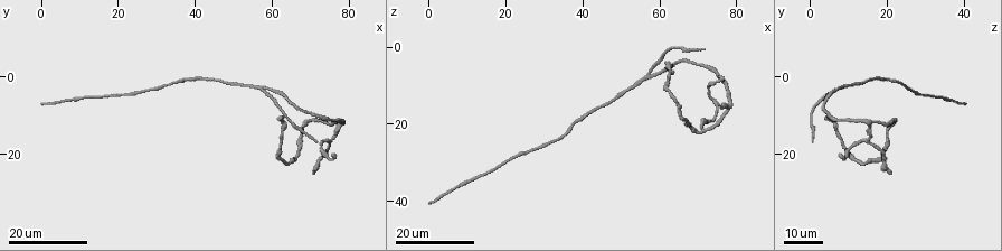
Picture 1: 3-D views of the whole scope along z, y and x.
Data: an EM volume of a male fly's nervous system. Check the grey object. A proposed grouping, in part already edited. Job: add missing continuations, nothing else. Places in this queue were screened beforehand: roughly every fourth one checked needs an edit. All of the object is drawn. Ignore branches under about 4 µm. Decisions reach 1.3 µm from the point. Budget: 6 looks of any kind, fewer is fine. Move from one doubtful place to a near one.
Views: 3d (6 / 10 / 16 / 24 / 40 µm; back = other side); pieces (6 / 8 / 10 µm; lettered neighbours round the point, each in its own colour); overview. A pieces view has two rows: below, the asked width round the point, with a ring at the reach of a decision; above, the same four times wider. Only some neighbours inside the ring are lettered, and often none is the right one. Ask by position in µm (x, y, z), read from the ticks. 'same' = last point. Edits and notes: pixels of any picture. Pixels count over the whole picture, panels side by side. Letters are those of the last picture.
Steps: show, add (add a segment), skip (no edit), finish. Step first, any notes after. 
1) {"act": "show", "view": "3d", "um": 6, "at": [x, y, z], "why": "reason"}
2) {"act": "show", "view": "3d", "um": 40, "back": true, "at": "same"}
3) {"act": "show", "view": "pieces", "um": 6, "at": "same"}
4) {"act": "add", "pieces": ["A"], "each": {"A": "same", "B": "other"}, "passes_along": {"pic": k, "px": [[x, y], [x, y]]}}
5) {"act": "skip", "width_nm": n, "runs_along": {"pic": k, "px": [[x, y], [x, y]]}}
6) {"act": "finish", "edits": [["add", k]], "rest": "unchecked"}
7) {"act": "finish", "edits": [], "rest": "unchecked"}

{"act": "show", "view": "3d", "um": 16, "at": [0.0, 7.0, 40.0], "why": "long arm stops here"}

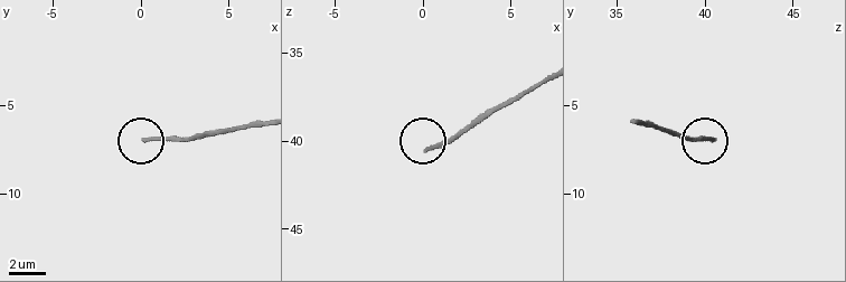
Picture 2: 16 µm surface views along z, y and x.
{"act": "show", "view": "pieces", "um": 6, "at": [0.2, 7.0, 40.4], "why": "see the neighbours"}

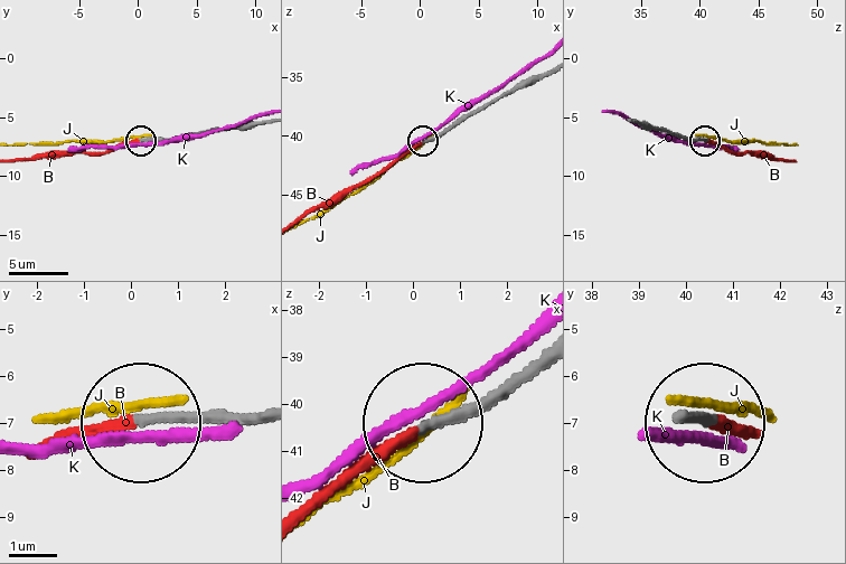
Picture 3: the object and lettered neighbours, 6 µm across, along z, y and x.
{"act": "add", "pieces": ["B"], "each": {"B": "same", "J": "other", "K": "other"}, "found": "the cell continues"}

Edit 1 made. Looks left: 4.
{"act": "show", "view": "3d", "um": 16, "at": [62.0, 10.5, 4.0], "why": "free end"}

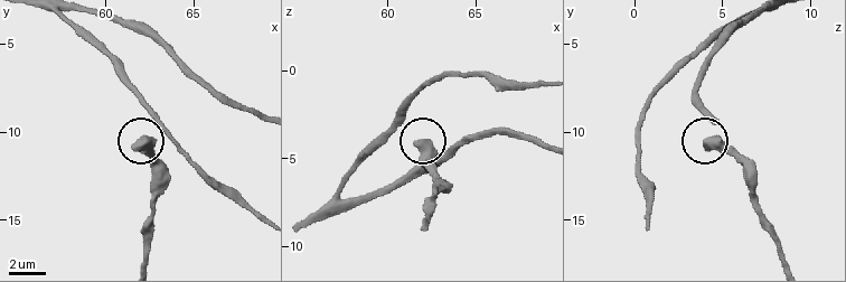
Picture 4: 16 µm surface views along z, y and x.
{"act": "show", "view": "pieces", "um": 8, "at": [61.6, 10.9, 4.2]}

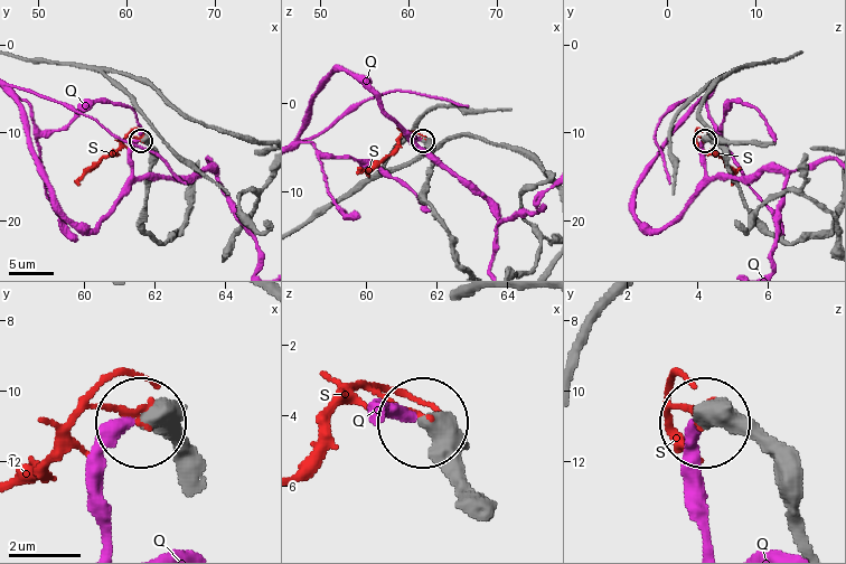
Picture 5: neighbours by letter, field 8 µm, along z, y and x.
{"act": "skip", "each": {"Q": "other", "S": "other"}, "runs_along": {"pic": 5, "px": [[462, 514], [459, 487], [429, 426]]}, "found": "none of them fits"}

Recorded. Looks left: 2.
{"act": "finish", "edits": [["add", 3]], "rest": "unchecked"}

